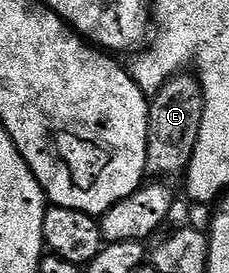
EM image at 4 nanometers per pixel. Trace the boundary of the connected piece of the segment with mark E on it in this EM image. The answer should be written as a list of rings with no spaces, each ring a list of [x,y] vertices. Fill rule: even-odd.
[[[179,74],[168,80],[152,96],[149,107],[145,175],[153,179],[171,179],[167,177],[177,174],[180,176],[190,168],[193,151],[200,137],[204,109],[203,88],[194,74]]]

